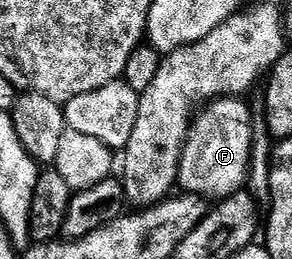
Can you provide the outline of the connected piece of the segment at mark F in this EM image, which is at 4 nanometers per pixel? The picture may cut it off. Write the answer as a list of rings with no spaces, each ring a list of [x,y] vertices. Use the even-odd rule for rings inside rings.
[[[225,96],[209,101],[195,115],[185,141],[177,178],[179,189],[209,200],[223,200],[237,193],[249,179],[255,141],[252,110],[244,100]]]

